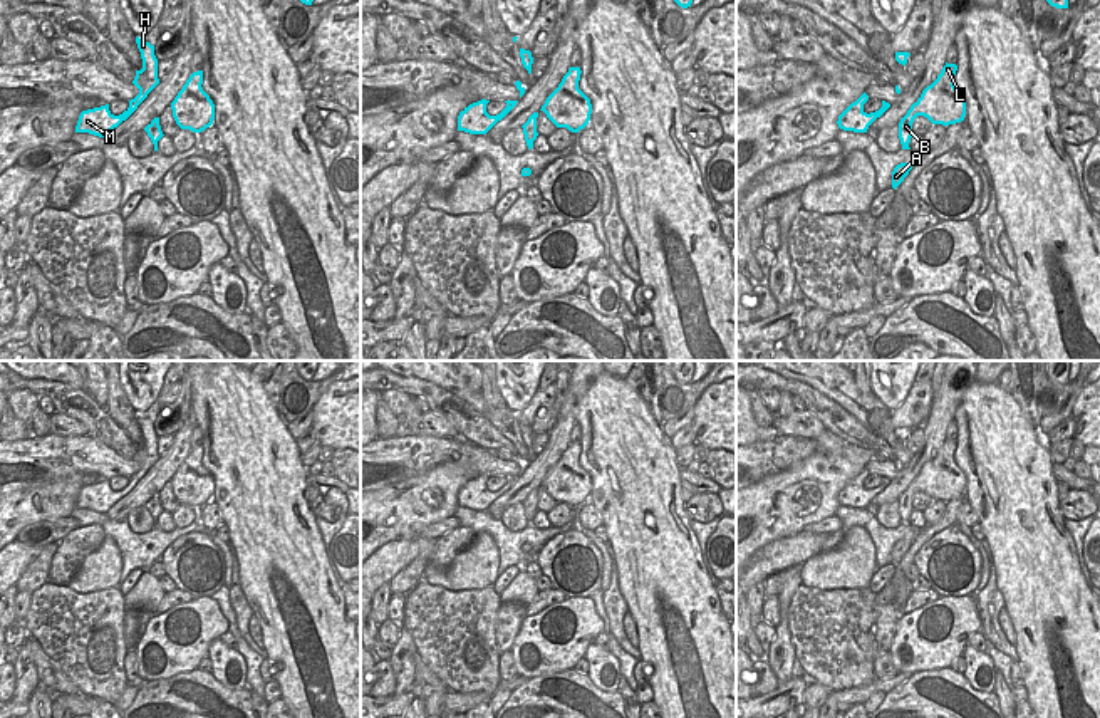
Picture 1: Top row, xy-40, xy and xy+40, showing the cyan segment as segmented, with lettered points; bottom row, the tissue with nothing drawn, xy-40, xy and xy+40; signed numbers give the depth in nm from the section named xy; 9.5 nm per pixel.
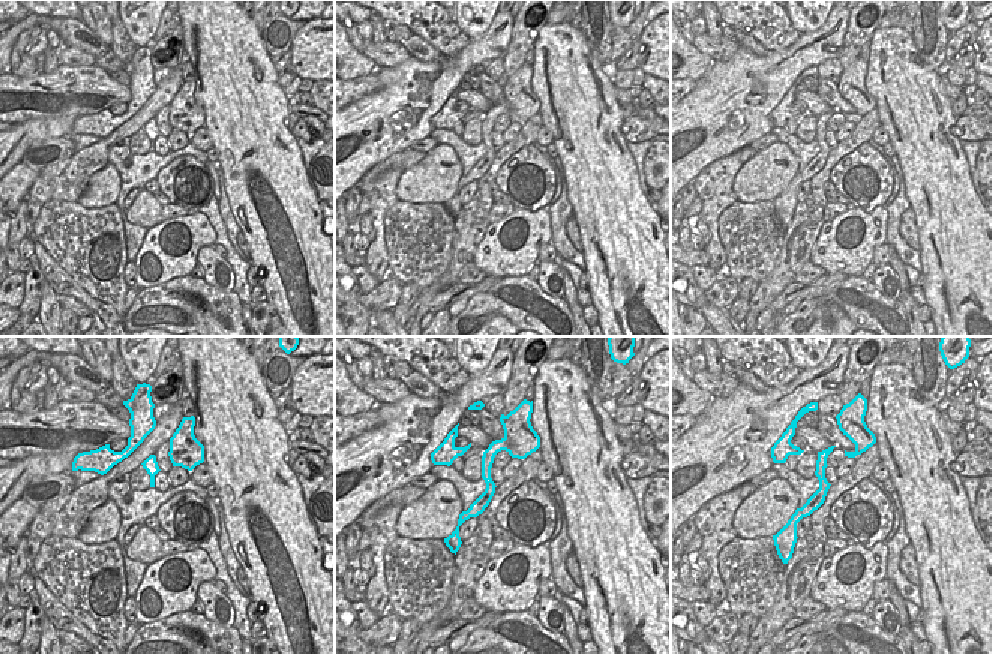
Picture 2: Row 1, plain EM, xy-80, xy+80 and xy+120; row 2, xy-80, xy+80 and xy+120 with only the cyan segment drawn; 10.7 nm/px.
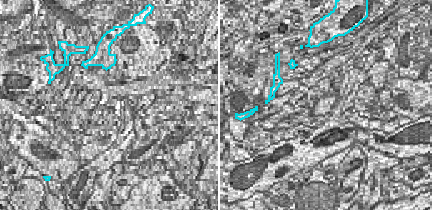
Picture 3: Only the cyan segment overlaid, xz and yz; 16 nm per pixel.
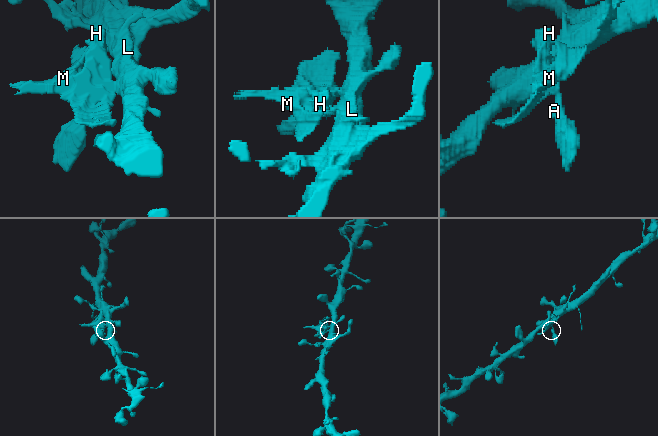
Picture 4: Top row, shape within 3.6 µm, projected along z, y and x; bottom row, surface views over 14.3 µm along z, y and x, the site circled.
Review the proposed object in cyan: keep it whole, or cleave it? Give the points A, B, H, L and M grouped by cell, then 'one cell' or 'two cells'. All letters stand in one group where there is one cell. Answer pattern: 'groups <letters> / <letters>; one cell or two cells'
groups A B H M / L; two cells

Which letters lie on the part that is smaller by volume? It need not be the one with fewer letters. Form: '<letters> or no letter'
A, B, H, M.

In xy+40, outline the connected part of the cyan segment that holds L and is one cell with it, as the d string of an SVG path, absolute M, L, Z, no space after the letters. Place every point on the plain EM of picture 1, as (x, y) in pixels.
M946 438L937 455L917 475L921 492L932 500L949 502L964 497L966 475L954 461L956 446L956 440Z

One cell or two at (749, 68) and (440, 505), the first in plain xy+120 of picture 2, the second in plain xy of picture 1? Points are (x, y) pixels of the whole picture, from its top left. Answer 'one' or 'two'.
one

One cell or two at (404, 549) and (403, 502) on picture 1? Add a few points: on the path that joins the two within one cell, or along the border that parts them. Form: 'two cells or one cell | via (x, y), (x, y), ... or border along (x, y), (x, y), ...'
two cells | border along (398, 539), (391, 539), (378, 549)

